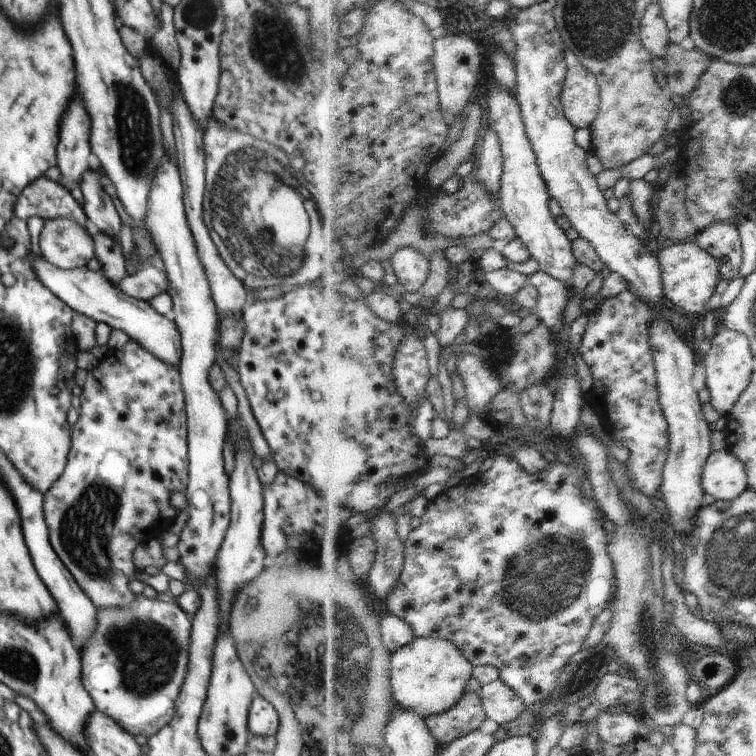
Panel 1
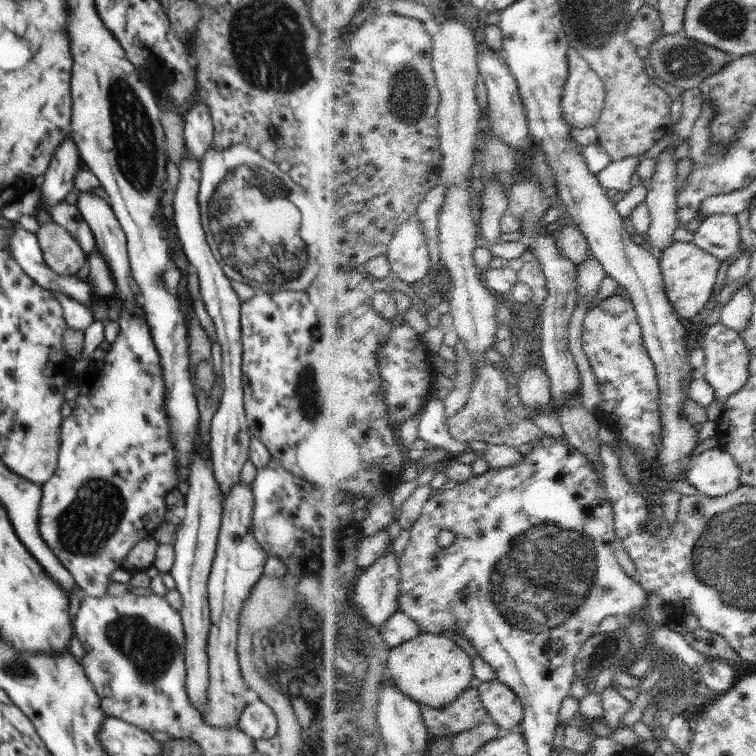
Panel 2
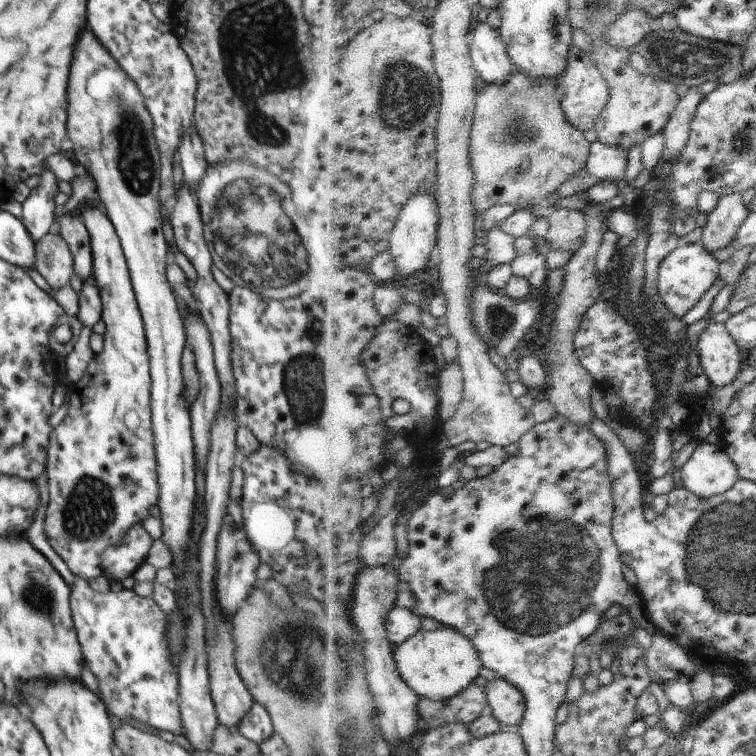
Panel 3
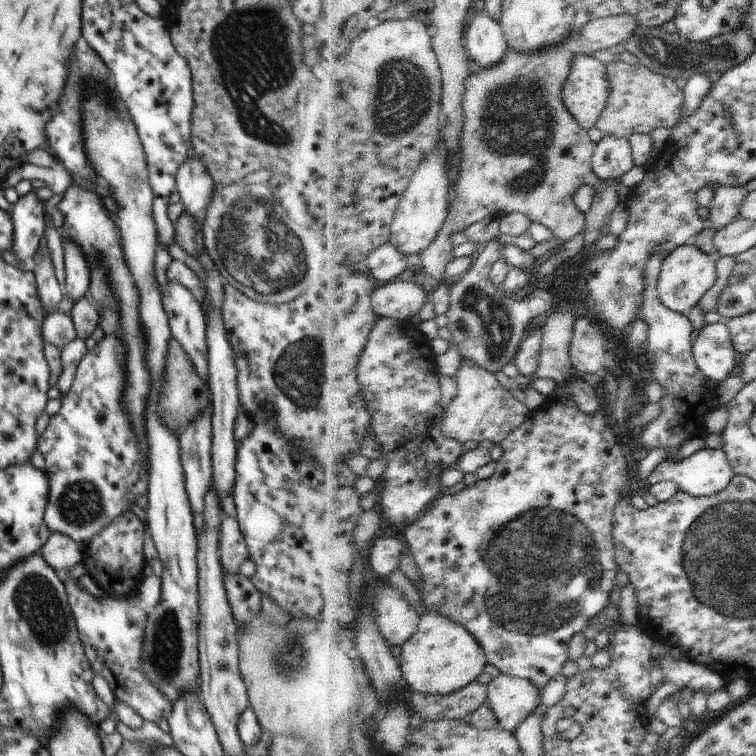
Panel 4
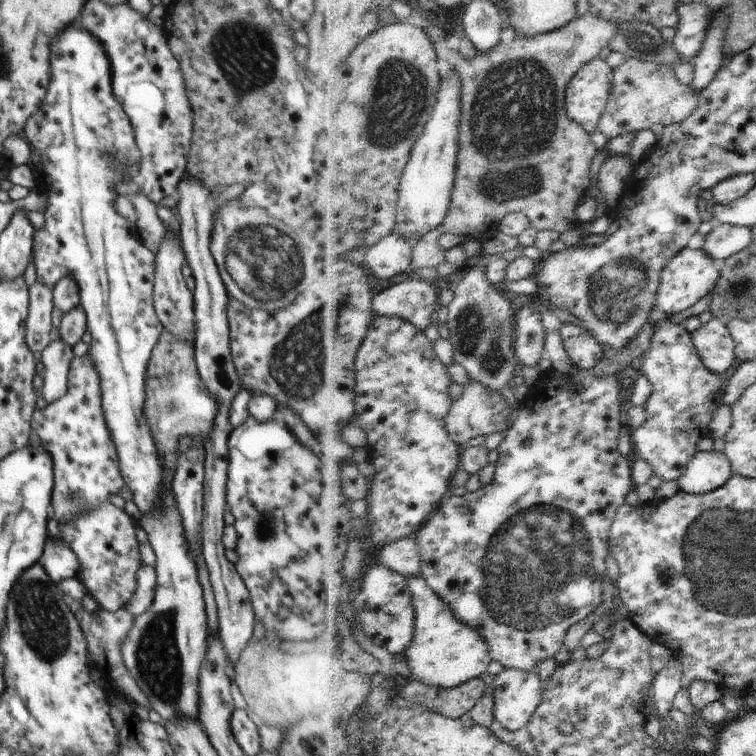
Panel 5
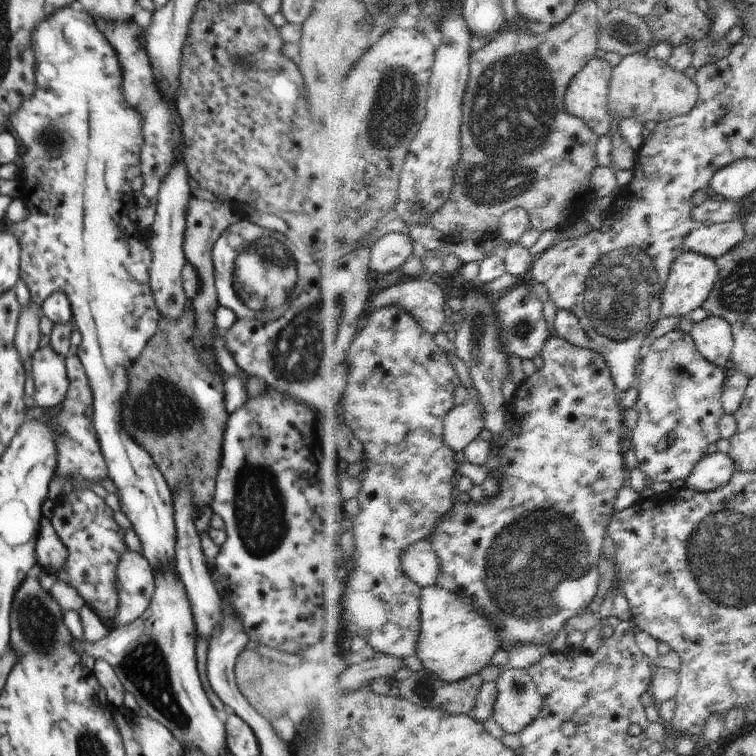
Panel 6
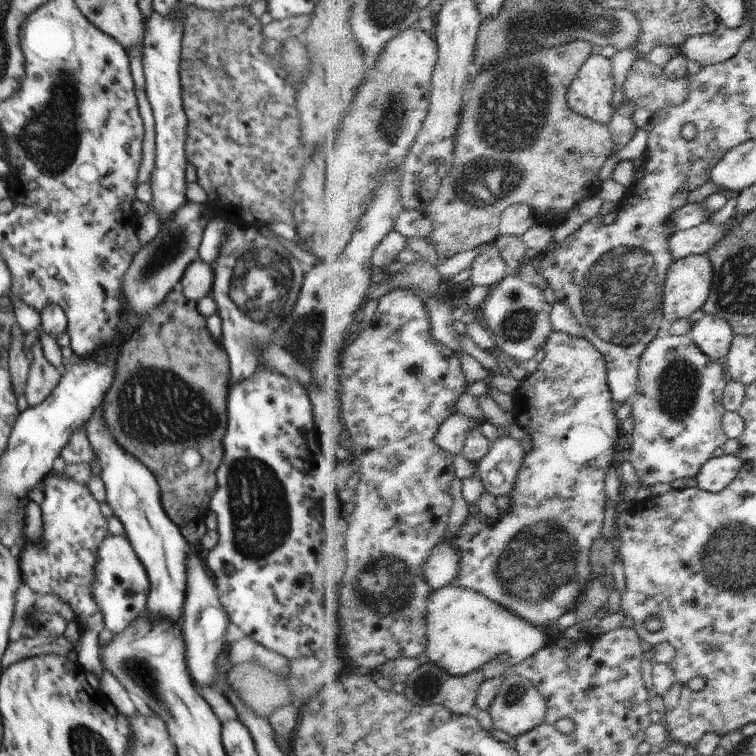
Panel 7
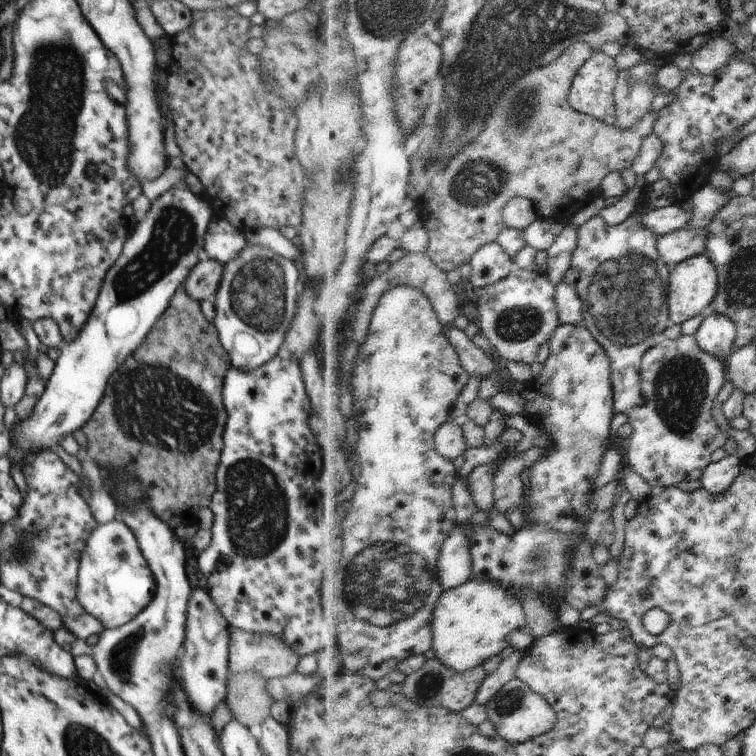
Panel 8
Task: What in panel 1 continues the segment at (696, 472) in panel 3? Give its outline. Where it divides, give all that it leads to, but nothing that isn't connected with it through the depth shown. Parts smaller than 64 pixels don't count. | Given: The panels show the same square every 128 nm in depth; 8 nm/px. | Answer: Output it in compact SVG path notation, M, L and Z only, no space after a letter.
M729 446L708 459L703 477L706 492L717 500L736 500L751 488L746 464Z

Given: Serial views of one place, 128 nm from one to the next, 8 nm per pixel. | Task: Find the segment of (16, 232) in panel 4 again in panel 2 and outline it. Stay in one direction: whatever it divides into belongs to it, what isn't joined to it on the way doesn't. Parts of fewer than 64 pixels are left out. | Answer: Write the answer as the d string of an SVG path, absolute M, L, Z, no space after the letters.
M66 138L58 146L56 154L52 156L52 162L44 174L44 183L40 187L41 206L39 212L34 215L40 225L51 222L49 210L64 201L66 195L74 190L76 172L79 171L80 166L82 166L82 162L80 162L80 154L76 150L76 144L72 142L72 138Z

